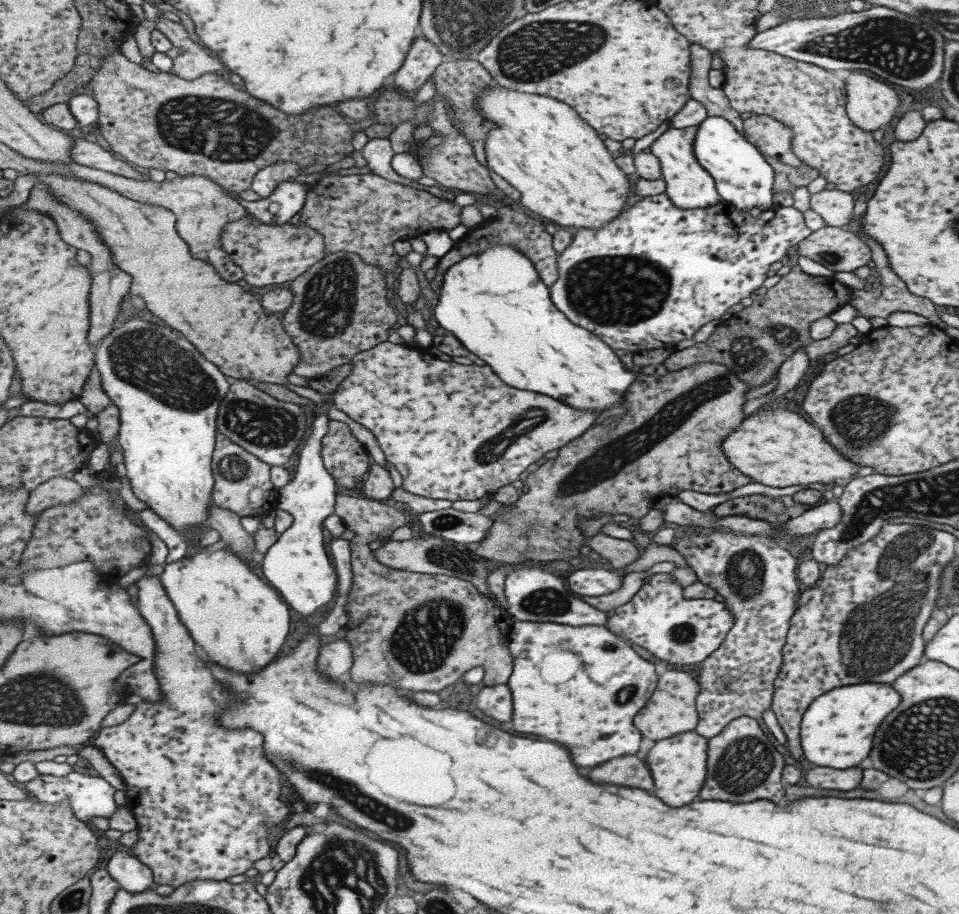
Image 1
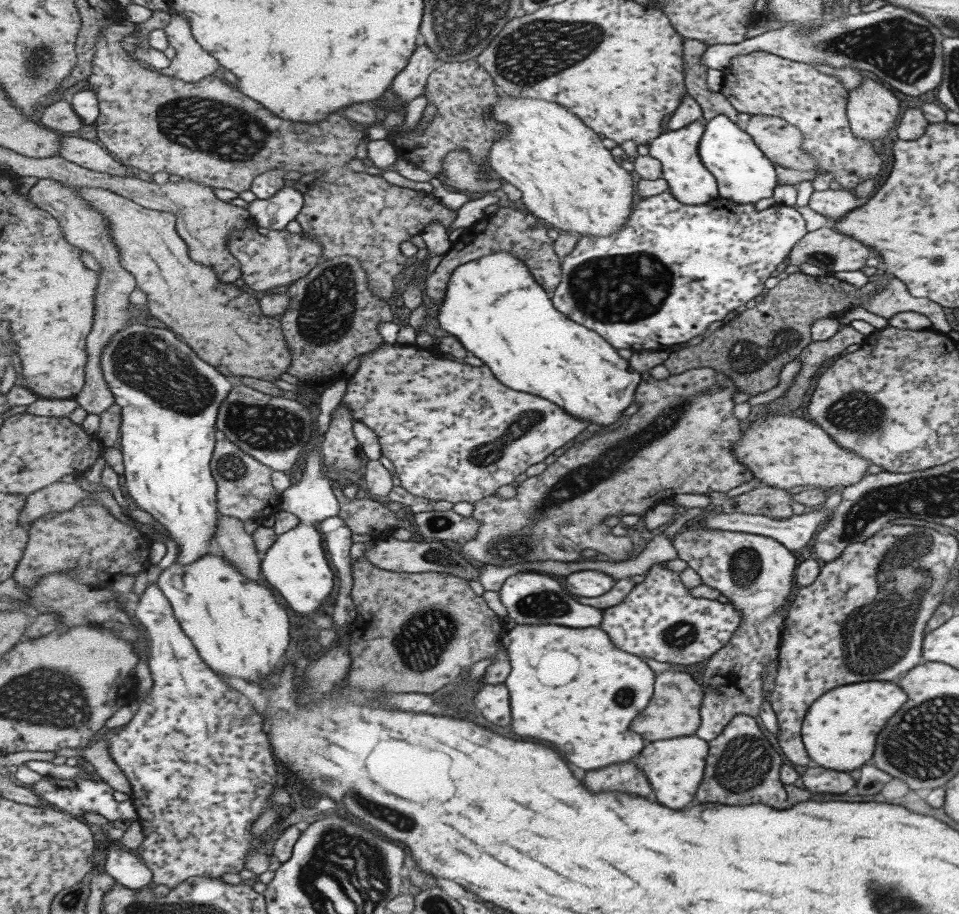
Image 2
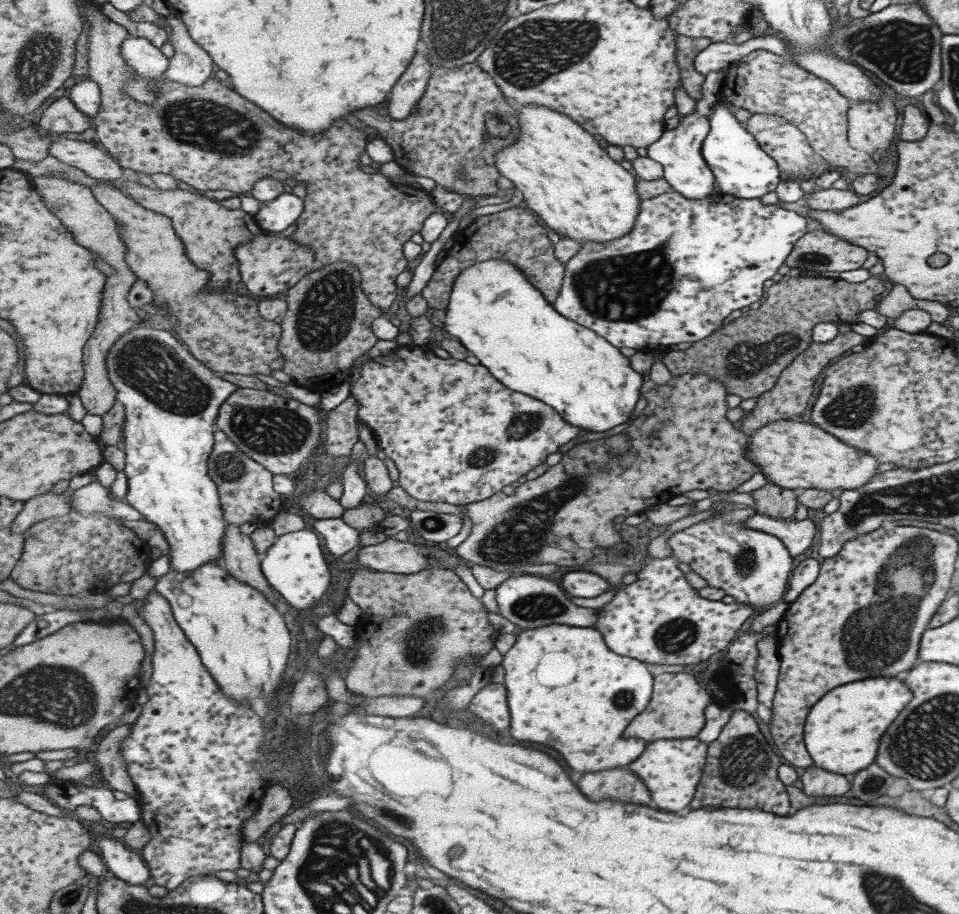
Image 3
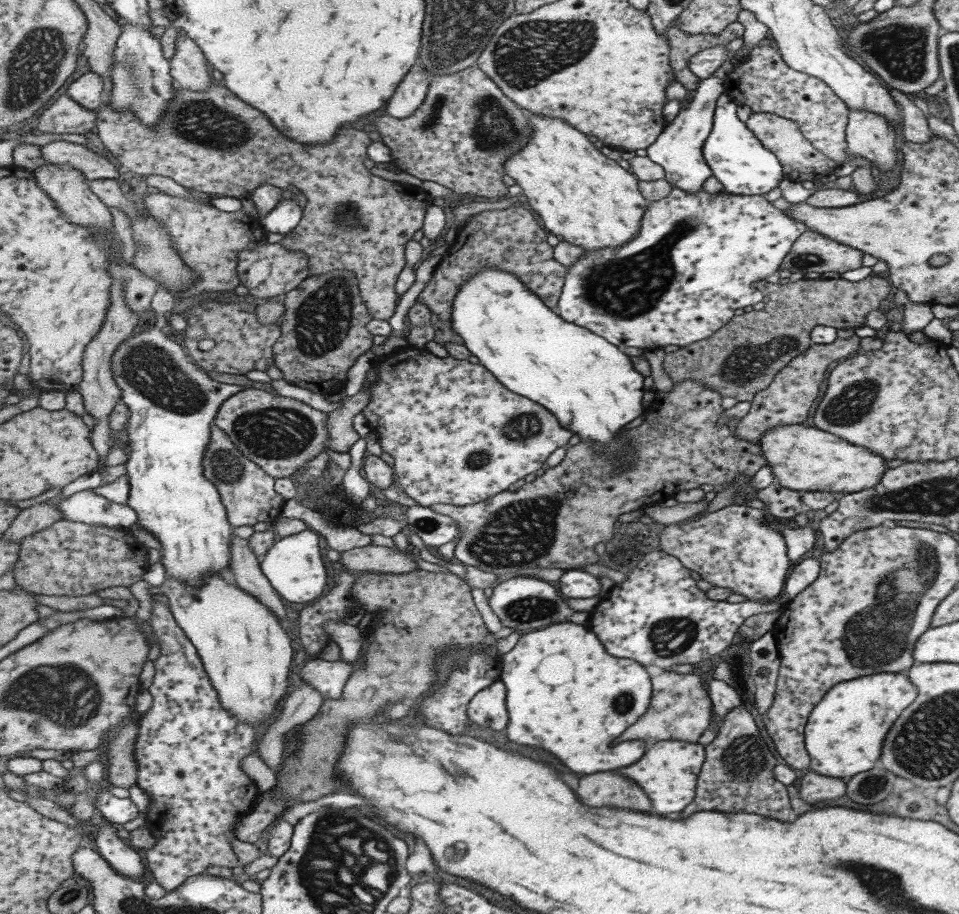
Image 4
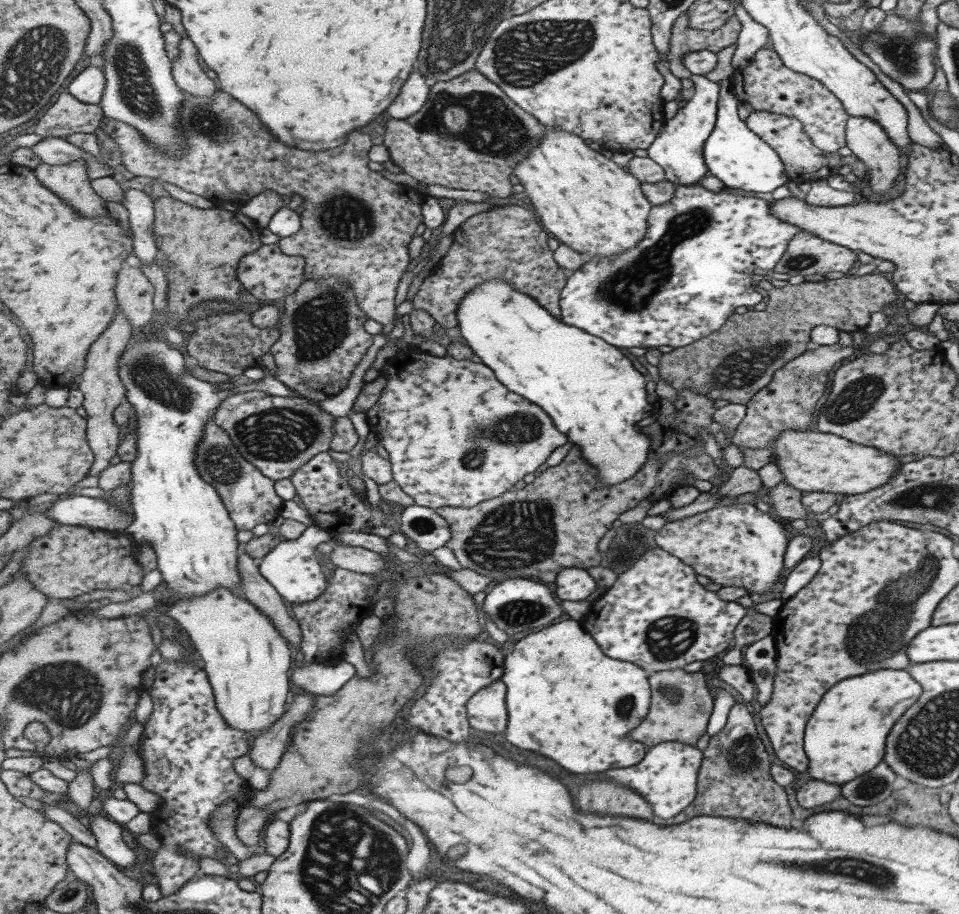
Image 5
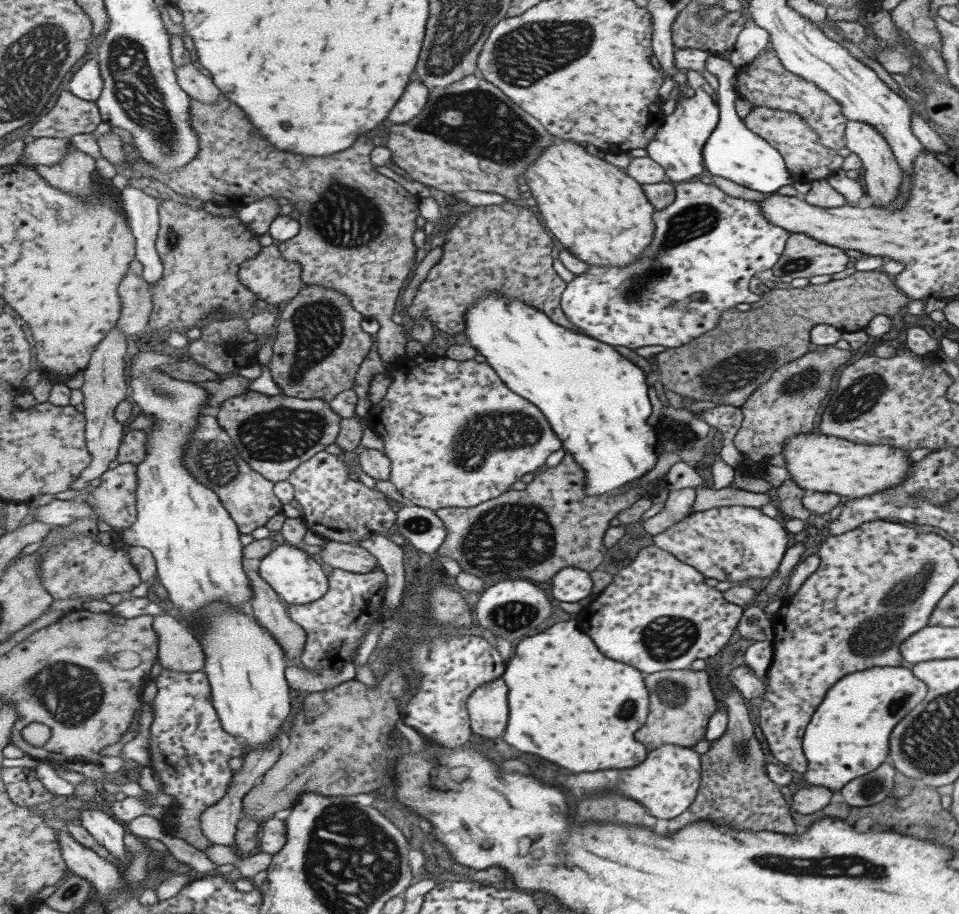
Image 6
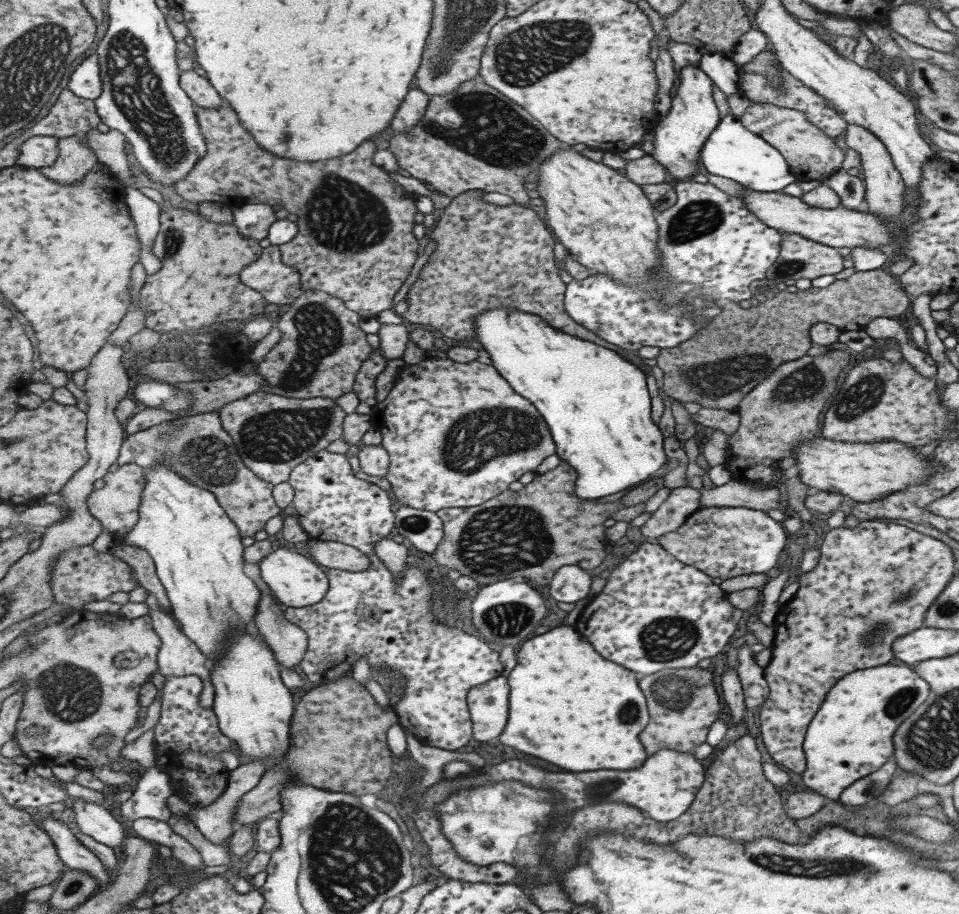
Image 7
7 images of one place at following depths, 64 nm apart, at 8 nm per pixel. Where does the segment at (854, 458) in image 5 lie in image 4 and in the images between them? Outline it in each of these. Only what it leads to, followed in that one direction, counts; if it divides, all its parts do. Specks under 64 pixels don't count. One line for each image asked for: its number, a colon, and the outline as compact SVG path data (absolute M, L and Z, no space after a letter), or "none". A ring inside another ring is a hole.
4: M779 424L759 438L759 458L763 458L765 466L773 472L773 480L789 490L831 492L841 496L875 486L885 470L883 460L865 448L845 444L831 434L825 434L817 428L807 428L803 424Z

